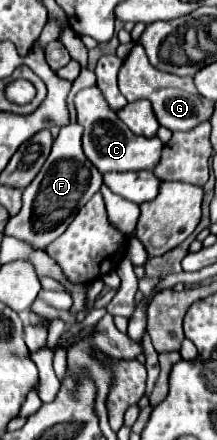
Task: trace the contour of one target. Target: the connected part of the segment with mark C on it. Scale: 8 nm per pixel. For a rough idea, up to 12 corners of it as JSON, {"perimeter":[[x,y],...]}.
{"perimeter":[[99,88],[75,96],[83,150],[105,172],[153,170],[161,140],[135,136]]}

